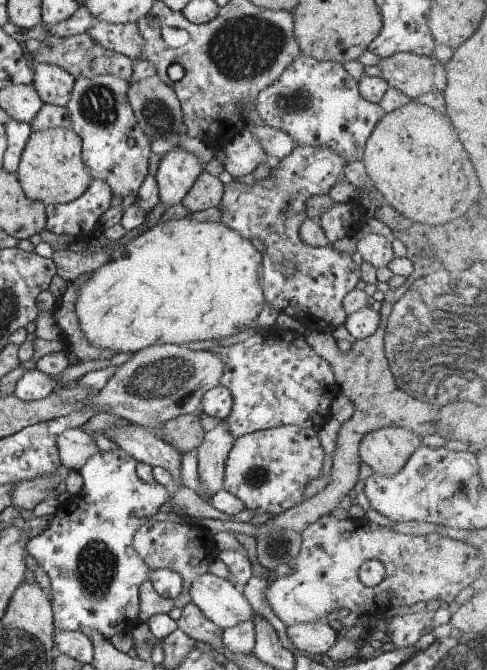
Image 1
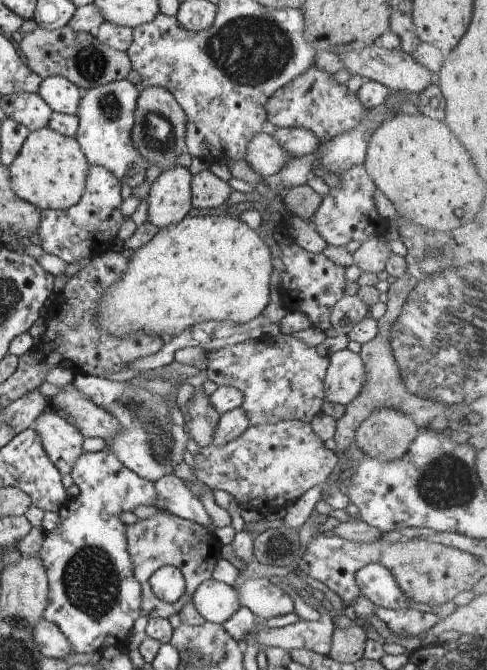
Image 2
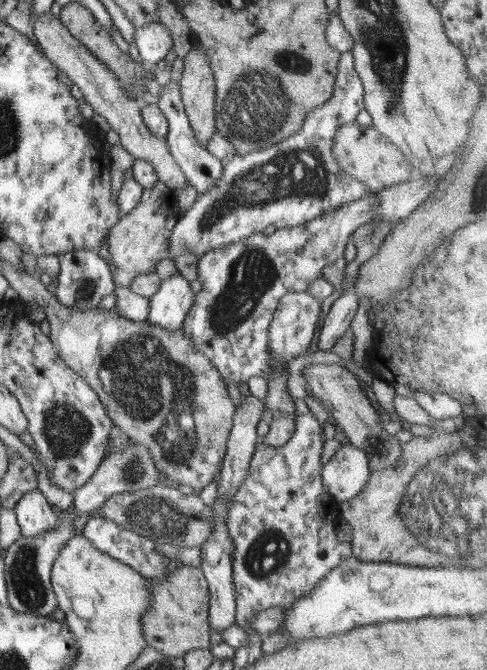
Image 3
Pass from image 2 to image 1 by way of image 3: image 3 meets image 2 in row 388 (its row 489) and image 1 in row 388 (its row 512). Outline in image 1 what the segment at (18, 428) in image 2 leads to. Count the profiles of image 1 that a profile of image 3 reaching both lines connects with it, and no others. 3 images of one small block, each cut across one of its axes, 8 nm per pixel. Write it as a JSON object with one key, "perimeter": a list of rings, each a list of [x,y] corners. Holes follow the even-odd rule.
{"perimeter":[[[28,369],[19,379],[14,395],[23,401],[37,401],[54,394],[60,386],[57,377],[40,370]]]}

